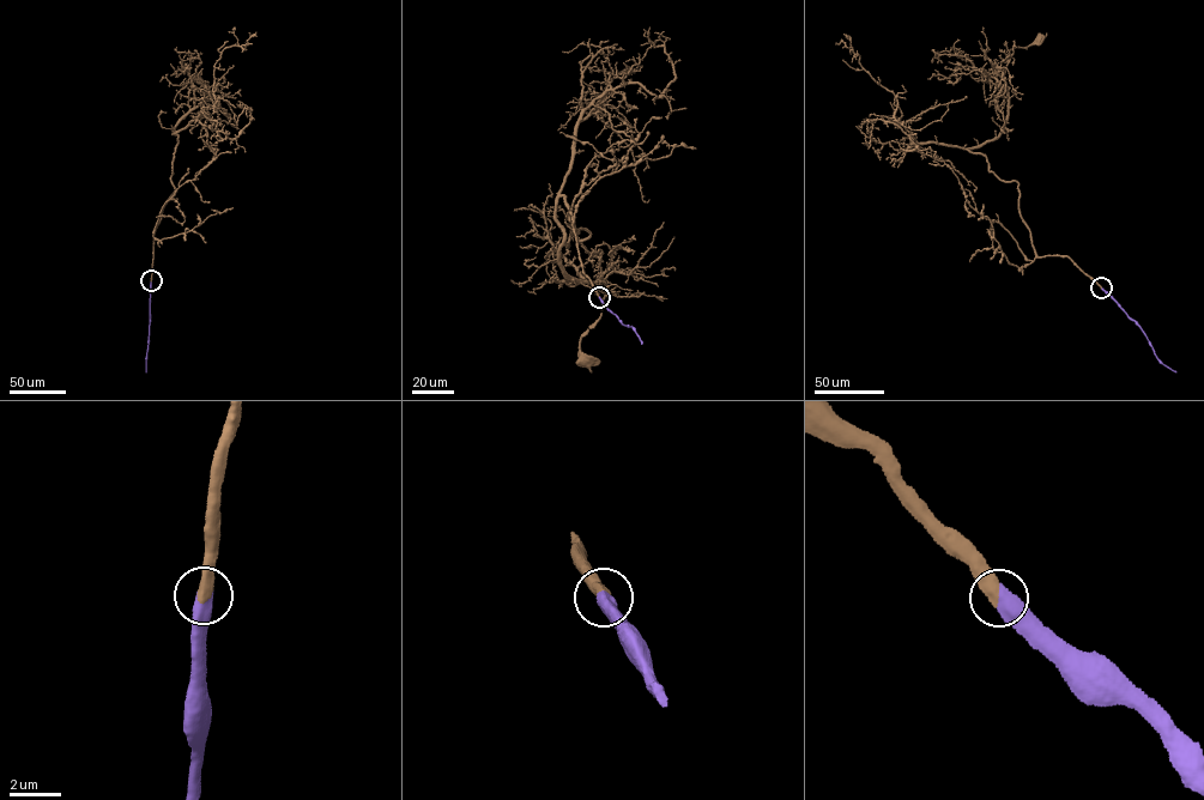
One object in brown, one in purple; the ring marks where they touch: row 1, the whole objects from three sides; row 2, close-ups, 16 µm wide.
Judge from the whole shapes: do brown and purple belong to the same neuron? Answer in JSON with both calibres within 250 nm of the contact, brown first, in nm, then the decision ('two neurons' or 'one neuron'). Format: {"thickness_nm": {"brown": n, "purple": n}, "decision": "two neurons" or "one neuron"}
{"thickness_nm": {"brown": 500, "purple": 650}, "decision": "one neuron"}

